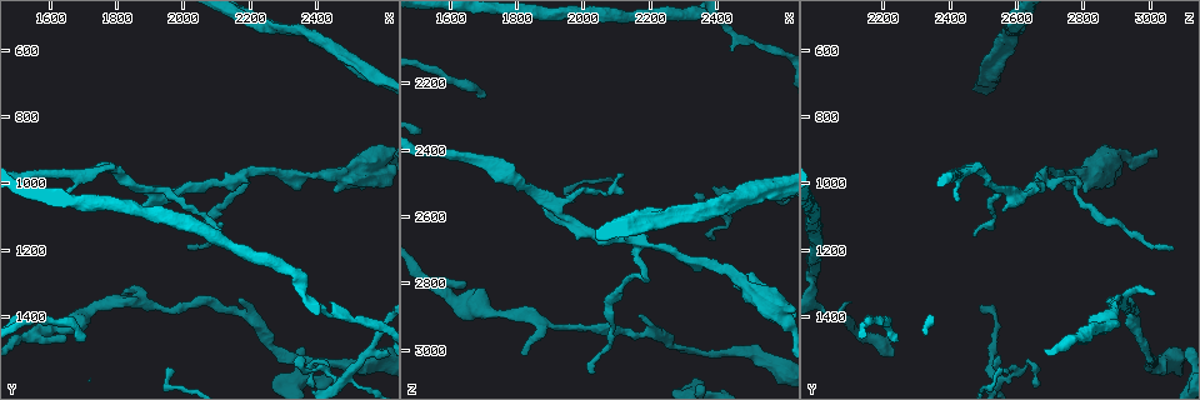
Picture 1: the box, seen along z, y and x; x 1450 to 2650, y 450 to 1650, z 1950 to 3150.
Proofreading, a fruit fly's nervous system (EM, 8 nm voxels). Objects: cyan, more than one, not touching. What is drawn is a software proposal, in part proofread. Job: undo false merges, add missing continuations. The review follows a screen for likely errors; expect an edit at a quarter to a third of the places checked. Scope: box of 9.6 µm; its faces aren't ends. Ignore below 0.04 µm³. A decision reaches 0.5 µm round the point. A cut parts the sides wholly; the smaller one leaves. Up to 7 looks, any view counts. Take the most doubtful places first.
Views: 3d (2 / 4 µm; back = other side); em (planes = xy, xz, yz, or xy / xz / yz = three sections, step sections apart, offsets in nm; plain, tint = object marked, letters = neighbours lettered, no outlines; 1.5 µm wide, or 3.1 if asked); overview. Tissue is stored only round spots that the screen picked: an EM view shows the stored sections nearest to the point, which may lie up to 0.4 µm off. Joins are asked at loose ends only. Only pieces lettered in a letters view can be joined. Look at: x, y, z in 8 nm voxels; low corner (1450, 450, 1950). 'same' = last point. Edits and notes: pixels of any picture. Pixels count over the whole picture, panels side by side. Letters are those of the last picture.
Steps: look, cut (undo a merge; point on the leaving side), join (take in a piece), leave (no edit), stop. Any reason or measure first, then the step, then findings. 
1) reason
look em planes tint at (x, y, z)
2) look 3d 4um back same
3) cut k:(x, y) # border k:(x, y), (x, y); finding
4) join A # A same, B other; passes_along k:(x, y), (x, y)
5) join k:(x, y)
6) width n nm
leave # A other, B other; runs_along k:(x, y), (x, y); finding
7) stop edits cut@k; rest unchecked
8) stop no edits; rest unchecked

tapers out
look 3d 2um back at (2040, 1200, 3070)

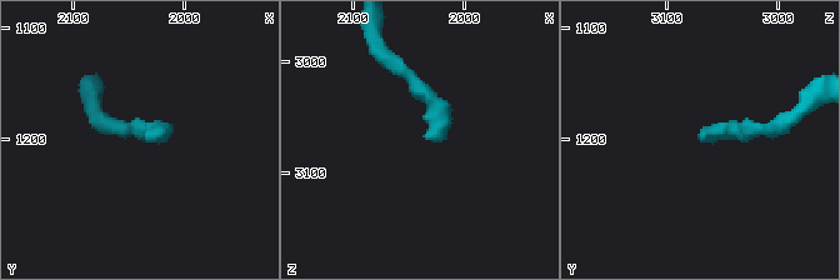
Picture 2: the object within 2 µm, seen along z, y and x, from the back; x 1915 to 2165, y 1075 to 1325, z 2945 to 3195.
look em planes plain at (2036, 1198, 3070)

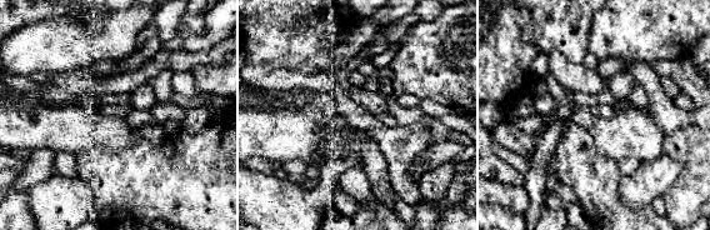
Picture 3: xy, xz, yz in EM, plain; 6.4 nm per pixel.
see the neighbours
look em planes letters same

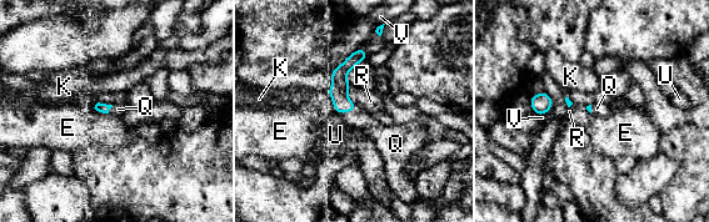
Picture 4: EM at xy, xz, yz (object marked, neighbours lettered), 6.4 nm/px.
join Q # E other, K other, Q same, R other, U other, V other; passes_along 4:(338, 91), (350, 110), (360, 120); it goes on there

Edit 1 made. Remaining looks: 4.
an open end
look 3d 4um at (1640, 1470, 2790)

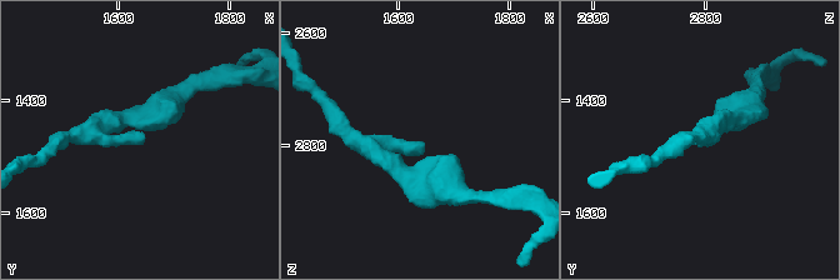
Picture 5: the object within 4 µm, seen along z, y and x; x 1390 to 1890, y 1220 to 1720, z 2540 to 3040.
look em planes letters at (1650, 1470, 2795)

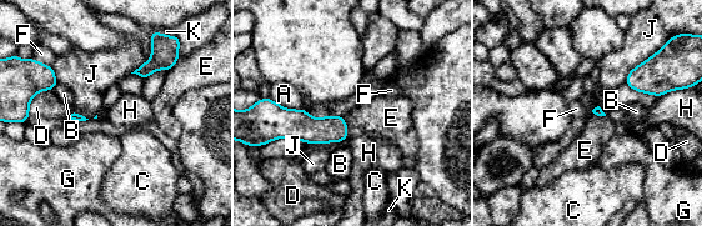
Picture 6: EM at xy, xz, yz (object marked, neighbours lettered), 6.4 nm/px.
leave # A other, B other, C other, D other, E other, F other, G other, H other, J other, K other; border 6:(341, 116), (349, 135); none of them fits

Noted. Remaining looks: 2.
stop edits join@4; rest unchecked

